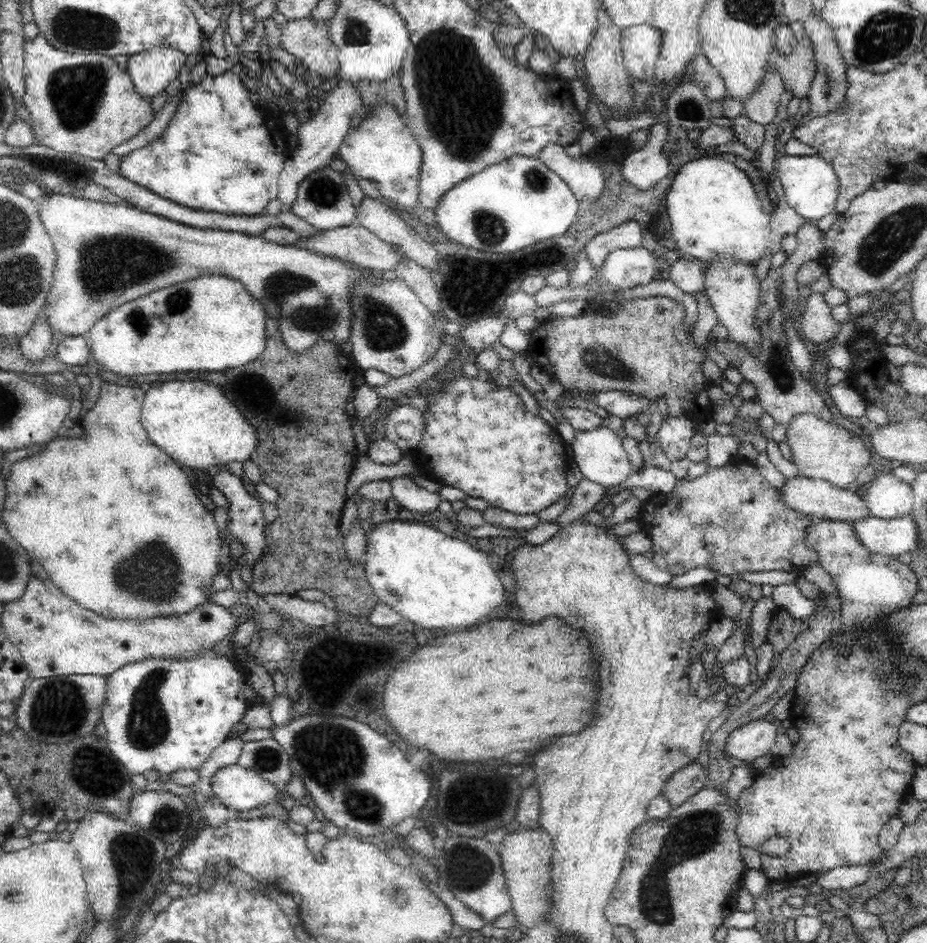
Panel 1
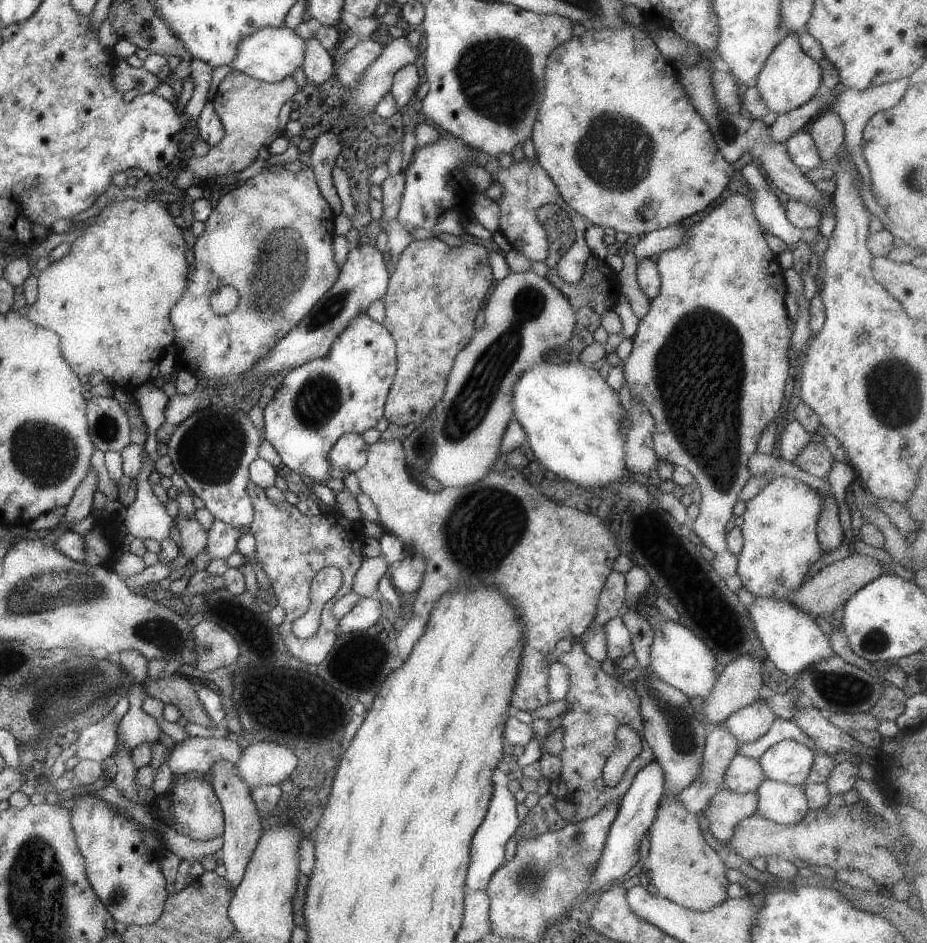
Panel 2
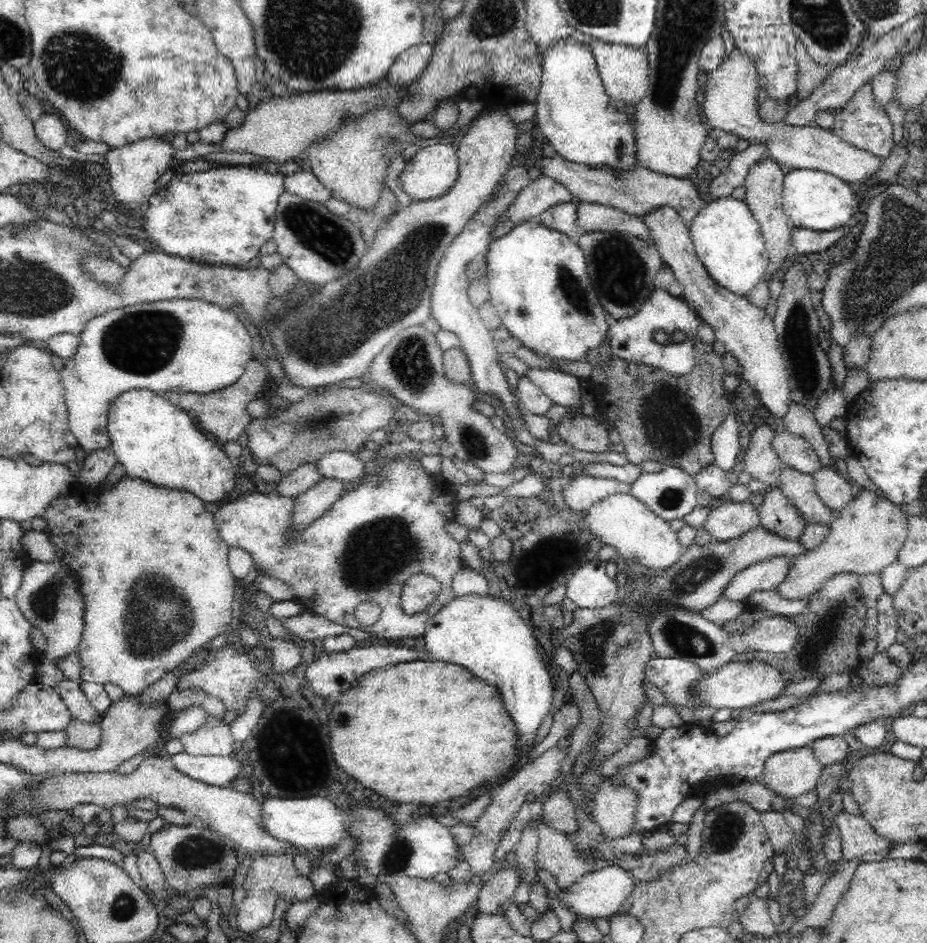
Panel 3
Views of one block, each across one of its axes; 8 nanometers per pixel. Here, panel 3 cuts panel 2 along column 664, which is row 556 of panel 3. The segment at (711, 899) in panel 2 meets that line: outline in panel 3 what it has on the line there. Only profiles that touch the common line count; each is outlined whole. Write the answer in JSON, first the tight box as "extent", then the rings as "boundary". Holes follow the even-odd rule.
{"extent":[775,488,907,600],"boundary":[[[856,488],[855,498],[829,524],[830,530],[824,540],[816,548],[791,558],[788,575],[775,590],[788,600],[800,600],[809,597],[820,589],[826,580],[841,573],[855,573],[859,576],[880,575],[884,568],[899,560],[899,548],[907,539],[907,516],[900,506],[890,503],[886,498],[881,498],[866,489]]]}

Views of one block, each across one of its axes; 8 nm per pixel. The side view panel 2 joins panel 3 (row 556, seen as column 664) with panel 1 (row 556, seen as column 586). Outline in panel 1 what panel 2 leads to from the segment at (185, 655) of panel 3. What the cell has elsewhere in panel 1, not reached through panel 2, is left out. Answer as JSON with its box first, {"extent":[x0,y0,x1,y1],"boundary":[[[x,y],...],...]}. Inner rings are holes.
{"extent":[1,381,223,620],"boundary":[[[109,381],[101,382],[98,400],[84,416],[80,415],[76,420],[76,424],[84,431],[80,438],[74,438],[74,442],[58,442],[56,438],[42,451],[14,462],[10,467],[10,477],[5,482],[7,494],[4,511],[1,512],[3,526],[8,529],[16,543],[29,554],[30,559],[44,567],[52,583],[69,599],[106,619],[146,620],[188,614],[202,604],[210,602],[214,594],[212,590],[214,578],[221,571],[220,556],[223,553],[223,541],[214,521],[214,515],[206,509],[198,496],[199,492],[192,488],[188,476],[180,470],[181,467],[149,440],[148,434],[140,423],[144,394],[145,392],[142,392],[140,388],[134,388],[130,384],[116,386]]]}

